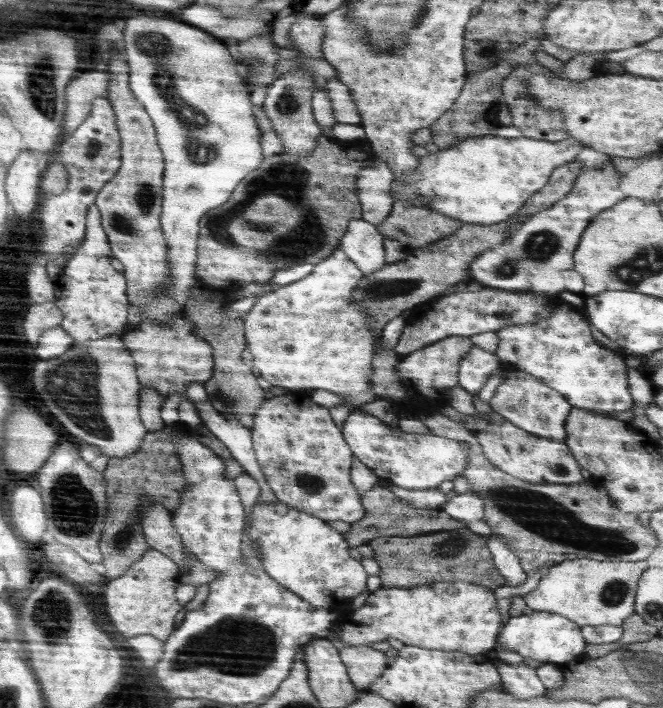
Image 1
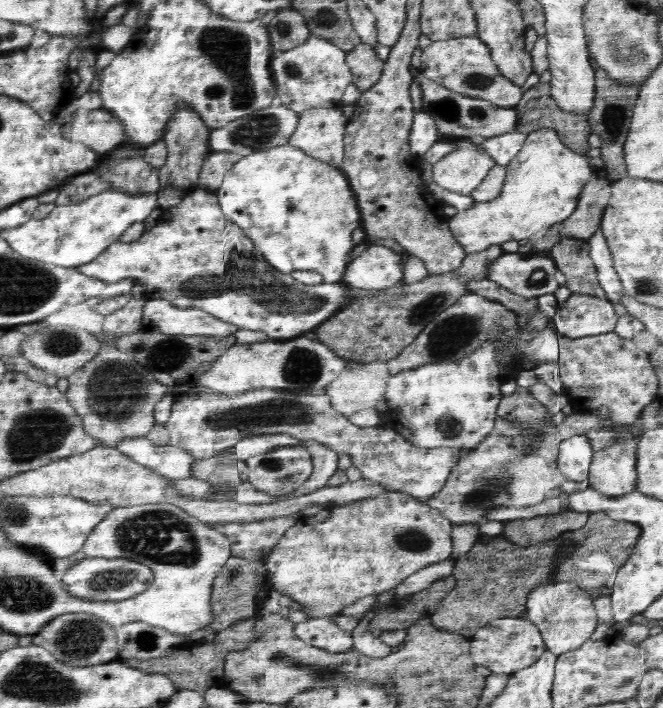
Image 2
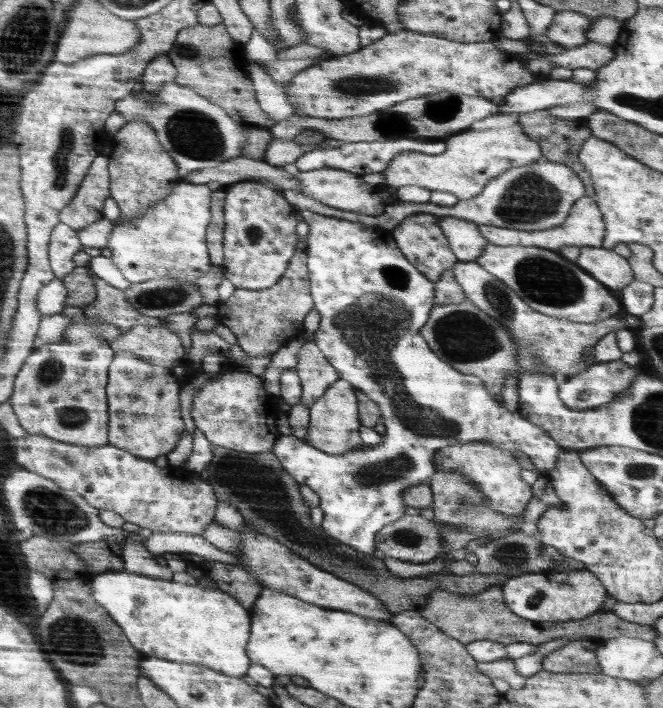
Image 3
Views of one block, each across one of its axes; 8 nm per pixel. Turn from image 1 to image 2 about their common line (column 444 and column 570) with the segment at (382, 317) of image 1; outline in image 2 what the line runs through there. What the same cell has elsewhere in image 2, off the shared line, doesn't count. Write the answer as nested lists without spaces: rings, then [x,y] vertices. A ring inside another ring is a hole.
[[[562,237],[550,250],[556,267],[567,278],[567,286],[574,294],[587,294],[605,298],[604,289],[598,284],[597,270],[589,255],[587,239]]]

